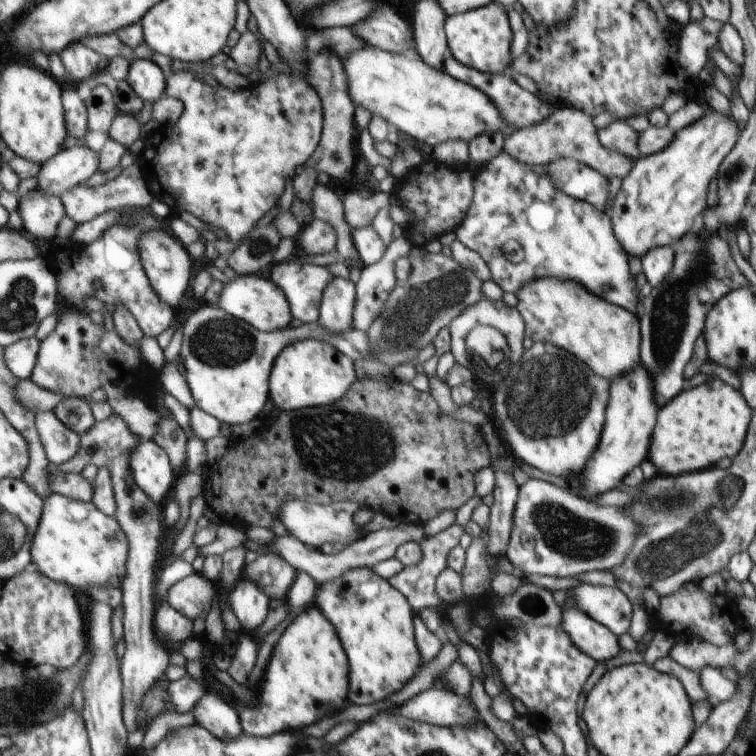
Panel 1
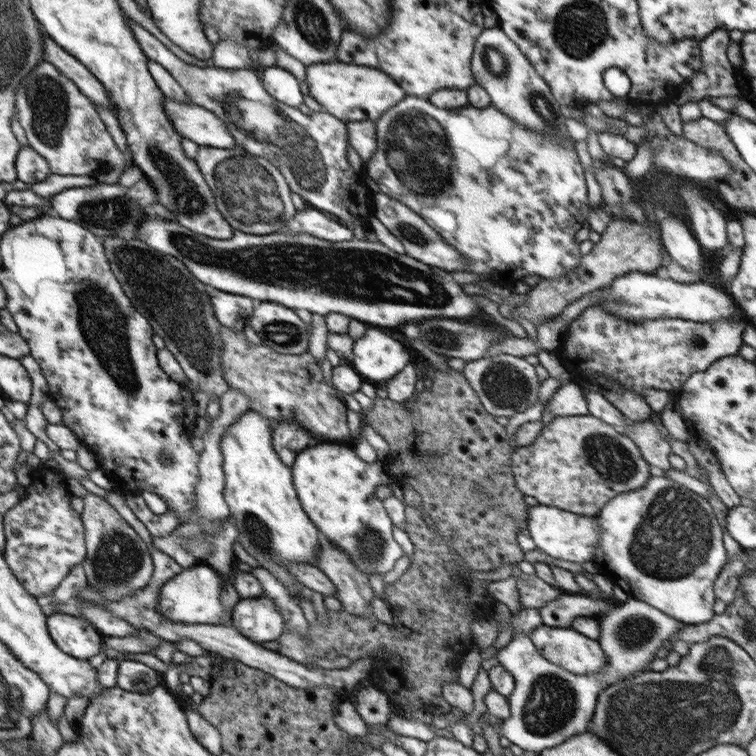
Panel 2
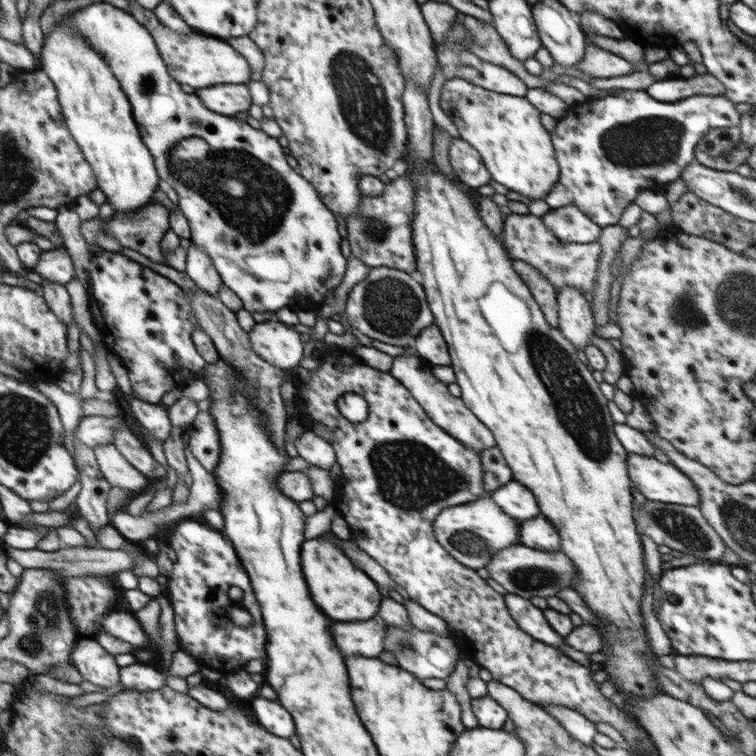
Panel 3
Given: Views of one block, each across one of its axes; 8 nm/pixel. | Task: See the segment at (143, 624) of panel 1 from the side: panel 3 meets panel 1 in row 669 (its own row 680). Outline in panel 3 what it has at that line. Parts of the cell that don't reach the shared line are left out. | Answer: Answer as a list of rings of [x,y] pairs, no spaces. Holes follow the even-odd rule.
[[[142,662],[123,667],[121,673],[122,684],[125,686],[125,689],[148,692],[148,690],[160,690],[162,686],[167,685],[165,673]]]

